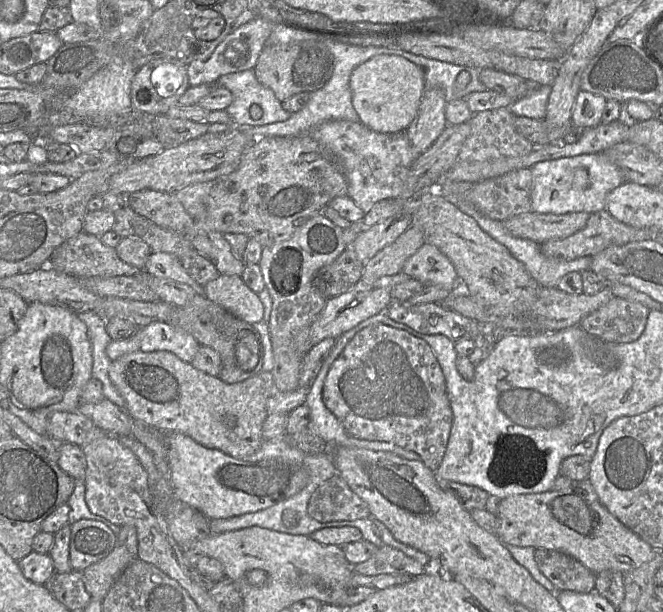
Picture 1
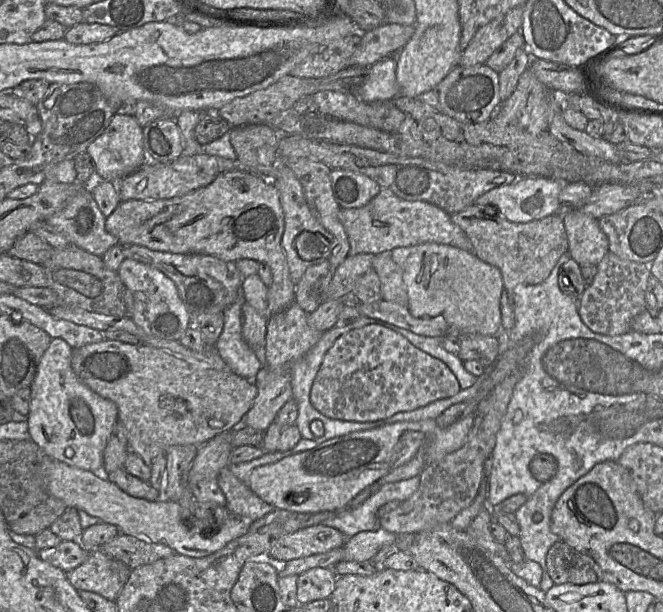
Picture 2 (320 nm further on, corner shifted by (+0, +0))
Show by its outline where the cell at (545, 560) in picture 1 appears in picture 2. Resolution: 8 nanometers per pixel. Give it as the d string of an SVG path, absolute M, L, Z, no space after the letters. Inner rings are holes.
M563 541L555 542L548 550L546 555L546 568L550 578L556 585L585 585L599 581L596 572L582 555Z

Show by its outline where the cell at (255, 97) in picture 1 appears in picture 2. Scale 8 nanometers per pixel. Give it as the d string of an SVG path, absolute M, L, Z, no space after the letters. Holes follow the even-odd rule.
M395 56L384 58L368 68L368 74L357 92L363 102L389 101L400 94L396 81Z

